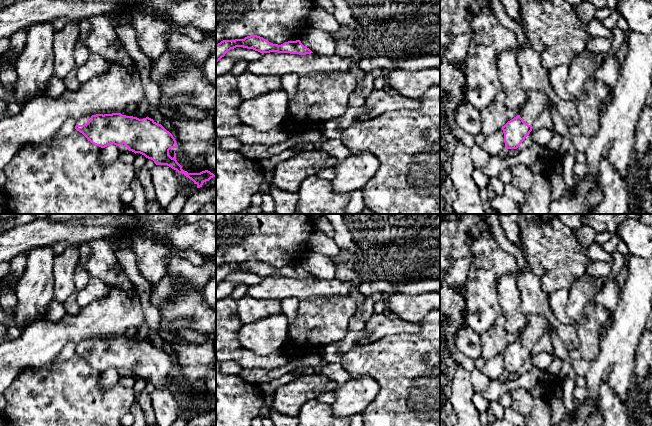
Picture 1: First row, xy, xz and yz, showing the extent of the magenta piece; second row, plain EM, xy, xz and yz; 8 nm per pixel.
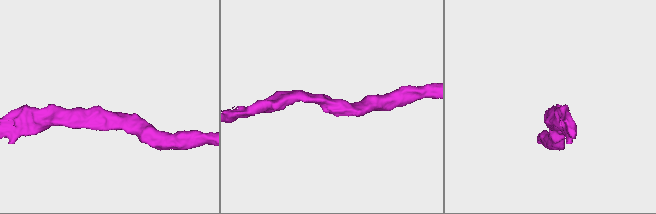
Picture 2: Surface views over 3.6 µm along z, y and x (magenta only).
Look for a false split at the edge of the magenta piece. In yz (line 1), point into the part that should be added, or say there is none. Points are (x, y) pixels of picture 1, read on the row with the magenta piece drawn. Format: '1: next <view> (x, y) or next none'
1: next yz (536, 103)

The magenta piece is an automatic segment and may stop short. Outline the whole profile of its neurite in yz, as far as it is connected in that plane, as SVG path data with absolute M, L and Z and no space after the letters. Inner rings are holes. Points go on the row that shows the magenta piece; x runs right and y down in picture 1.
M540 91L526 93L527 101L519 114L503 127L504 142L507 149L517 149L532 131L533 121L552 104L549 97Z

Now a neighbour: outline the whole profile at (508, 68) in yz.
M506 50L499 55L498 77L508 109L520 111L527 101L527 95L520 84L520 68L516 51Z

